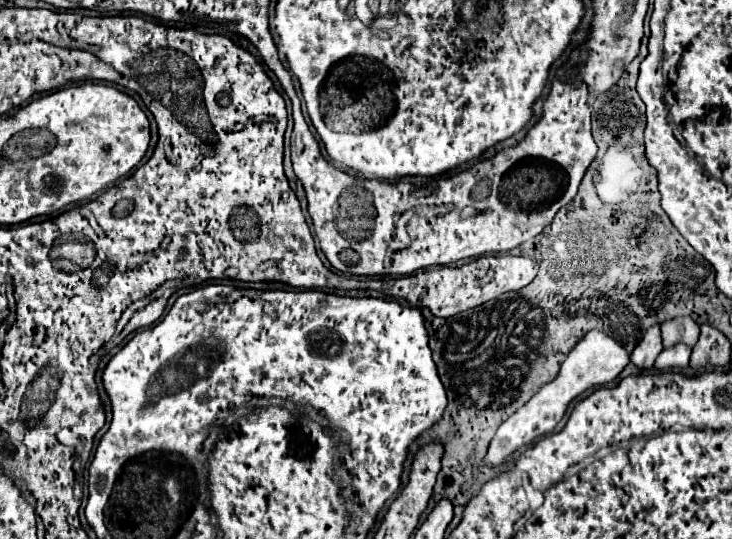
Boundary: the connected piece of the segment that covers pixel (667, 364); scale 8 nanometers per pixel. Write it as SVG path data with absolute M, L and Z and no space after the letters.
M675 344L673 348L665 348L657 360L655 360L655 368L657 370L669 370L669 368L685 368L689 366L689 356L691 356L691 348L685 344Z

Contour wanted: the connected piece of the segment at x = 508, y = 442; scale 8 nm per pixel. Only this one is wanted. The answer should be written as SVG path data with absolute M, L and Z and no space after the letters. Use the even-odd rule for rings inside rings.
M591 330L587 332L569 352L569 356L565 358L565 362L561 364L561 370L557 374L555 380L551 380L549 384L545 384L525 406L521 406L515 414L511 414L495 432L489 452L485 456L485 462L489 466L501 466L505 462L507 456L511 456L517 448L531 444L535 438L539 438L545 432L551 432L559 420L565 416L567 406L571 400L575 400L575 396L583 394L585 390L593 388L593 386L605 386L609 382L613 382L621 370L629 364L629 352L617 344L617 340L611 340L611 336L607 336L601 330Z

